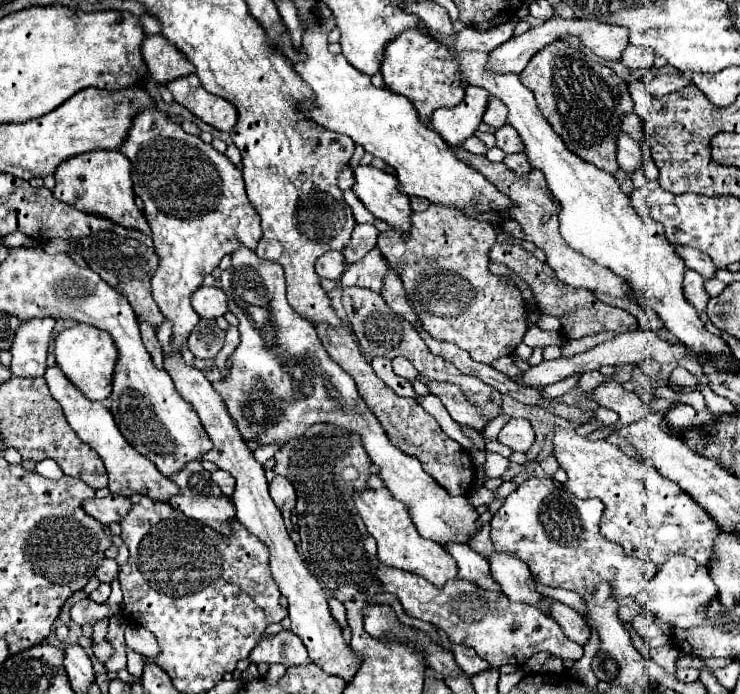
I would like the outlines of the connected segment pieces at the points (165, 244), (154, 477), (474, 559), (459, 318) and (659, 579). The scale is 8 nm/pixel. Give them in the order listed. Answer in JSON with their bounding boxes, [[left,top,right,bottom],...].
[[118,107,262,349],[44,365,178,501],[442,543,500,591],[378,205,528,365],[646,555,716,627]]

